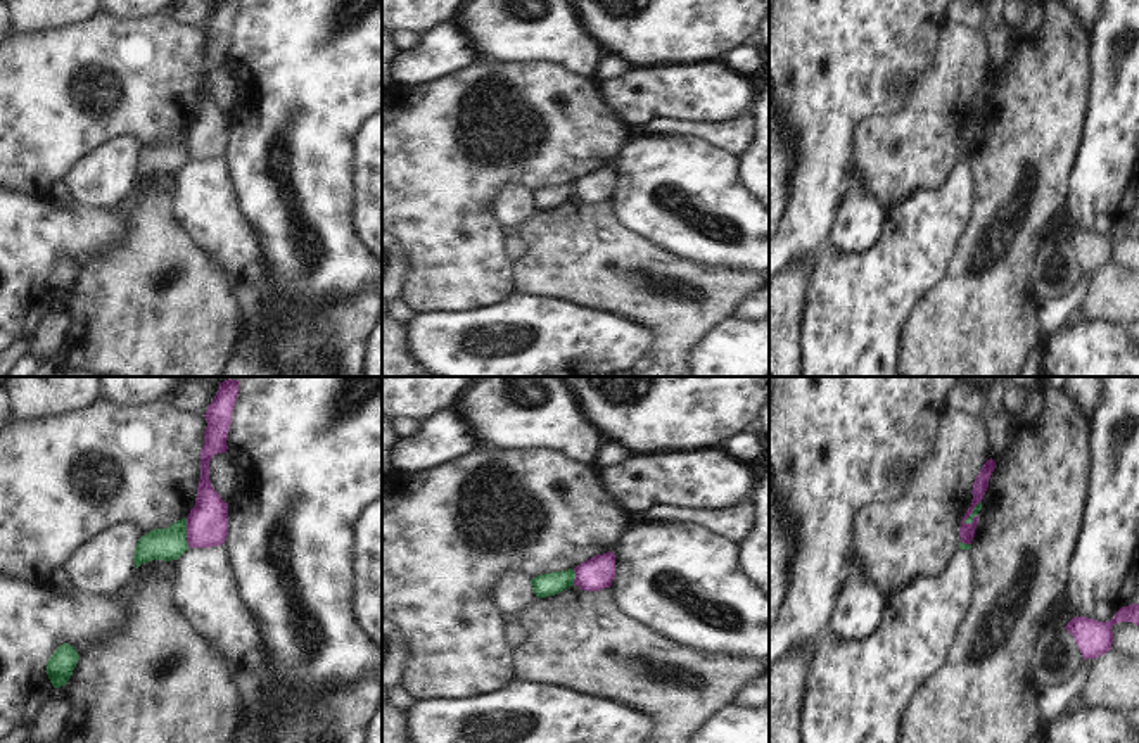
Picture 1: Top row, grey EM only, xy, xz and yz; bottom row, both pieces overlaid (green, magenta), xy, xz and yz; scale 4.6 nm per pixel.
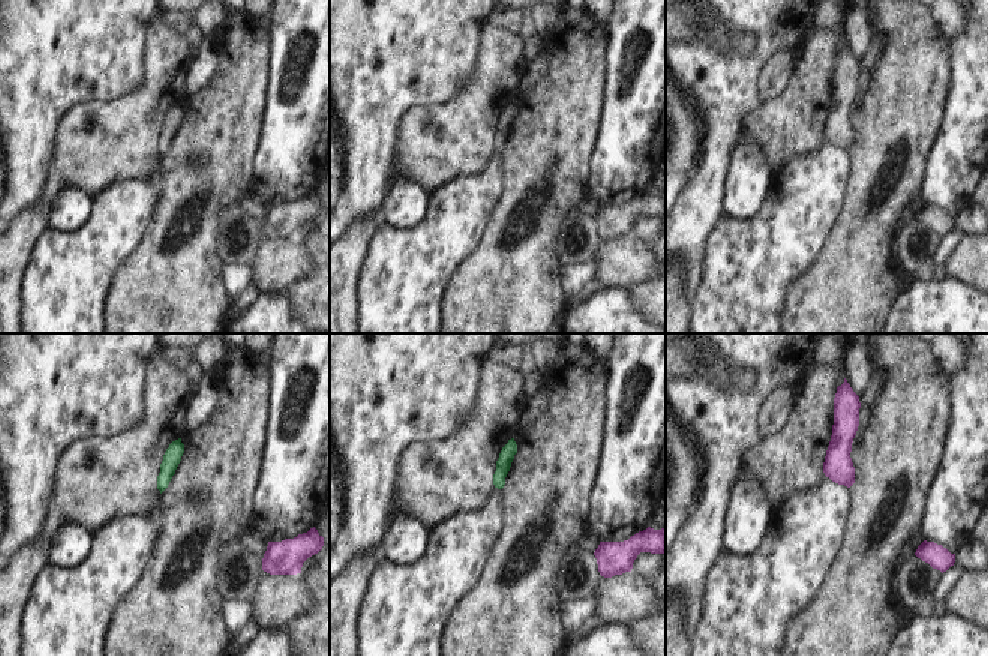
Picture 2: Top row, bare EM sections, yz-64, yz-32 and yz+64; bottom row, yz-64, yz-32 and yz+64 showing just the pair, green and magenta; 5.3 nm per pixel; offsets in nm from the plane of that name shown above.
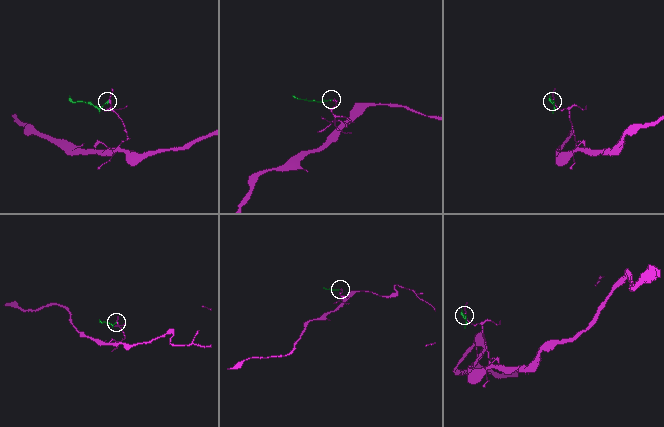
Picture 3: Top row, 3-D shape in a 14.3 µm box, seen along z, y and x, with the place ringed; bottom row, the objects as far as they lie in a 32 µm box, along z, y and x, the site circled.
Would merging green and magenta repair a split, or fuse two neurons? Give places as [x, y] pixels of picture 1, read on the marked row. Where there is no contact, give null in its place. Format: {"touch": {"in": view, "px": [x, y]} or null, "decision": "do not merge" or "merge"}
{"touch": {"in": "xy", "px": [185, 533]}, "decision": "do not merge"}

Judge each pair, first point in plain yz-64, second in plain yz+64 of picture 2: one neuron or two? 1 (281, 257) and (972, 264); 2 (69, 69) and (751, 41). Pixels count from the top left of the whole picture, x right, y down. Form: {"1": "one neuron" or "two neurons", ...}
{"1": "one neuron", "2": "two neurons"}

